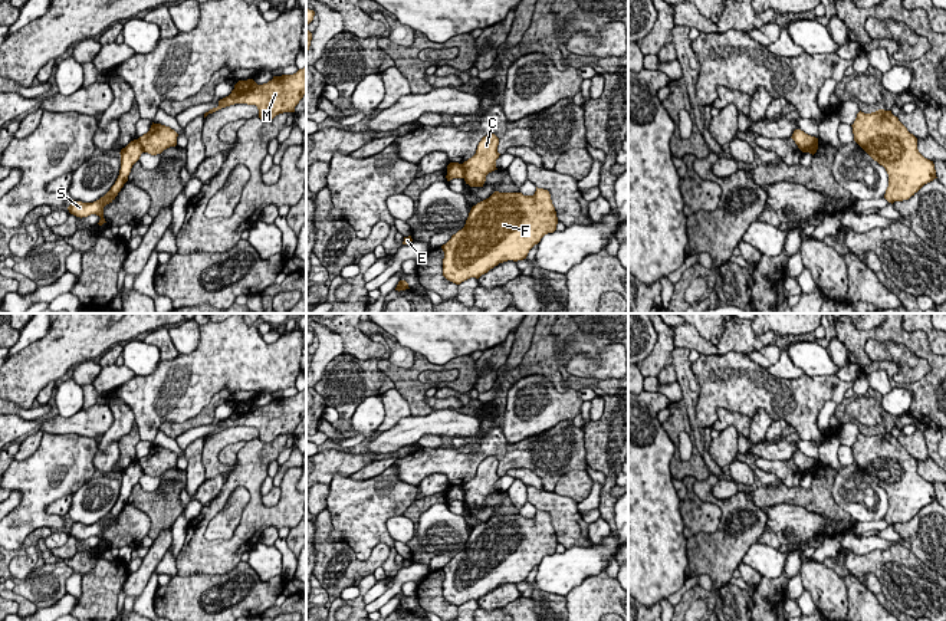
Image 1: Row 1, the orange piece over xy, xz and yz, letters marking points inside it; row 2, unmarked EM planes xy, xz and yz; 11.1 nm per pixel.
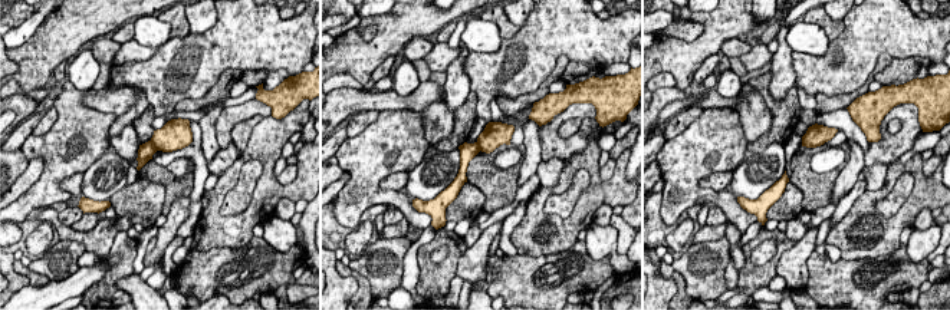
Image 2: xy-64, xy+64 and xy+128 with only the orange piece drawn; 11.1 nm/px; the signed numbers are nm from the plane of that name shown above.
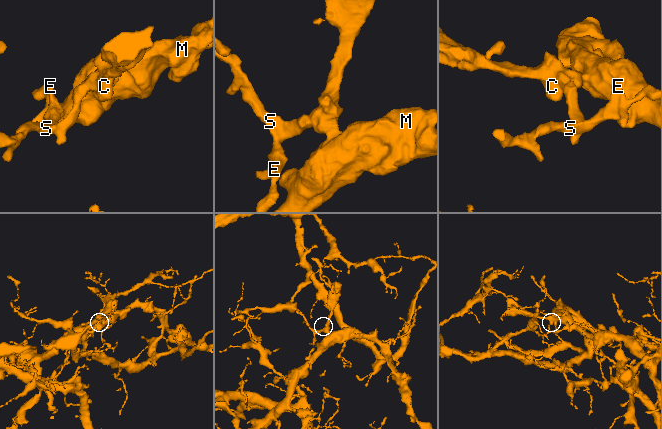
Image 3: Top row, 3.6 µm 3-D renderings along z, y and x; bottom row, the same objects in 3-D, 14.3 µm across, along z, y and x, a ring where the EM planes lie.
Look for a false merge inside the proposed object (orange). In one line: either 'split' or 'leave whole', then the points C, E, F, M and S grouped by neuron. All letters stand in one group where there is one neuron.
split | C F M / E S

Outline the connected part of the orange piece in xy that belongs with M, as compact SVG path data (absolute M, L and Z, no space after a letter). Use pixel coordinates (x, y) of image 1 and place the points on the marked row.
M306 66L293 75L273 76L272 80L257 85L253 79L239 80L231 93L219 101L219 106L204 114L213 114L234 104L256 105L259 118L270 121L283 112L295 112L295 106L306 93Z

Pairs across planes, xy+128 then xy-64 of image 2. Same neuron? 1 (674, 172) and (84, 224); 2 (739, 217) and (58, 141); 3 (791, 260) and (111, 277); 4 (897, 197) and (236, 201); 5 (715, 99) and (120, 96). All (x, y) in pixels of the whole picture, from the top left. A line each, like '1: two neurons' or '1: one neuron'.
1: two neurons
2: one neuron
3: two neurons
4: one neuron
5: one neuron

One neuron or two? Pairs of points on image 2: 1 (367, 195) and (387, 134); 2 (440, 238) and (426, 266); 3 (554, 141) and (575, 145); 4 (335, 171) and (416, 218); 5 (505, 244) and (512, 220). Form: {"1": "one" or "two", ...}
{"1": "one", "2": "one", "3": "one", "4": "two", "5": "one"}

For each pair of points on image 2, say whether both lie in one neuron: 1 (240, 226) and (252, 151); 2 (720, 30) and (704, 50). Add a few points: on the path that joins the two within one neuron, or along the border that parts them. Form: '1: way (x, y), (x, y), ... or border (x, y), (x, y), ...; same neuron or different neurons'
1: way (259, 205), (268, 193), (268, 167); same neuron
2: way (716, 35), (704, 46); same neuron

